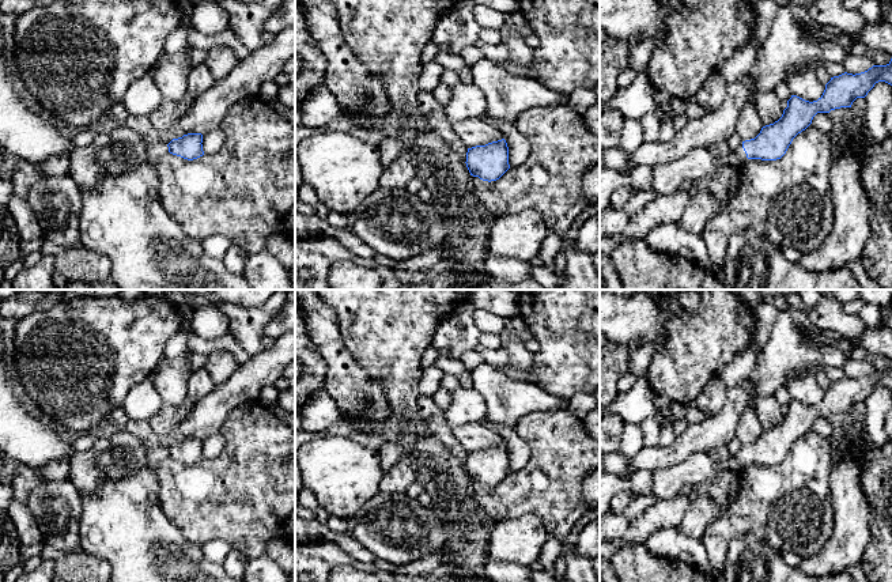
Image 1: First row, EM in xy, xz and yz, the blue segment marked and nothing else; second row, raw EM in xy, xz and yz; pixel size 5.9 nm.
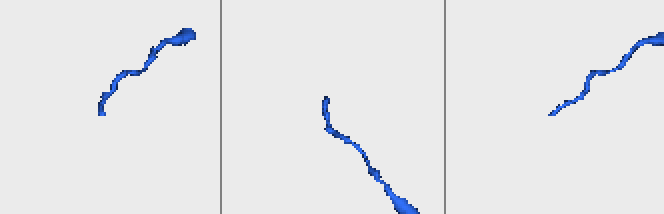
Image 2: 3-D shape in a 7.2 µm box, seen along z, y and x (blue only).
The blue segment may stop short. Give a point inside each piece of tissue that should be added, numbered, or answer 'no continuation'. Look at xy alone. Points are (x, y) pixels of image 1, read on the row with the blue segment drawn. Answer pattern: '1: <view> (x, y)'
no continuation

